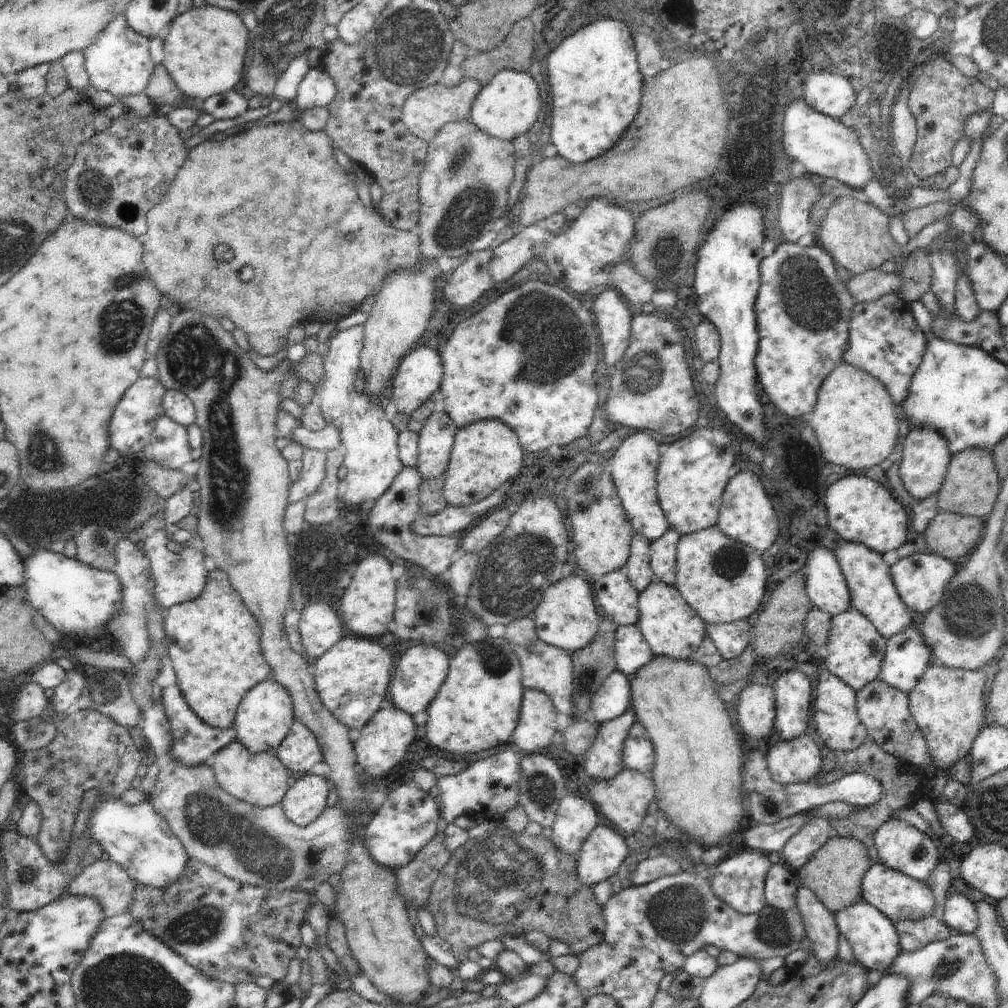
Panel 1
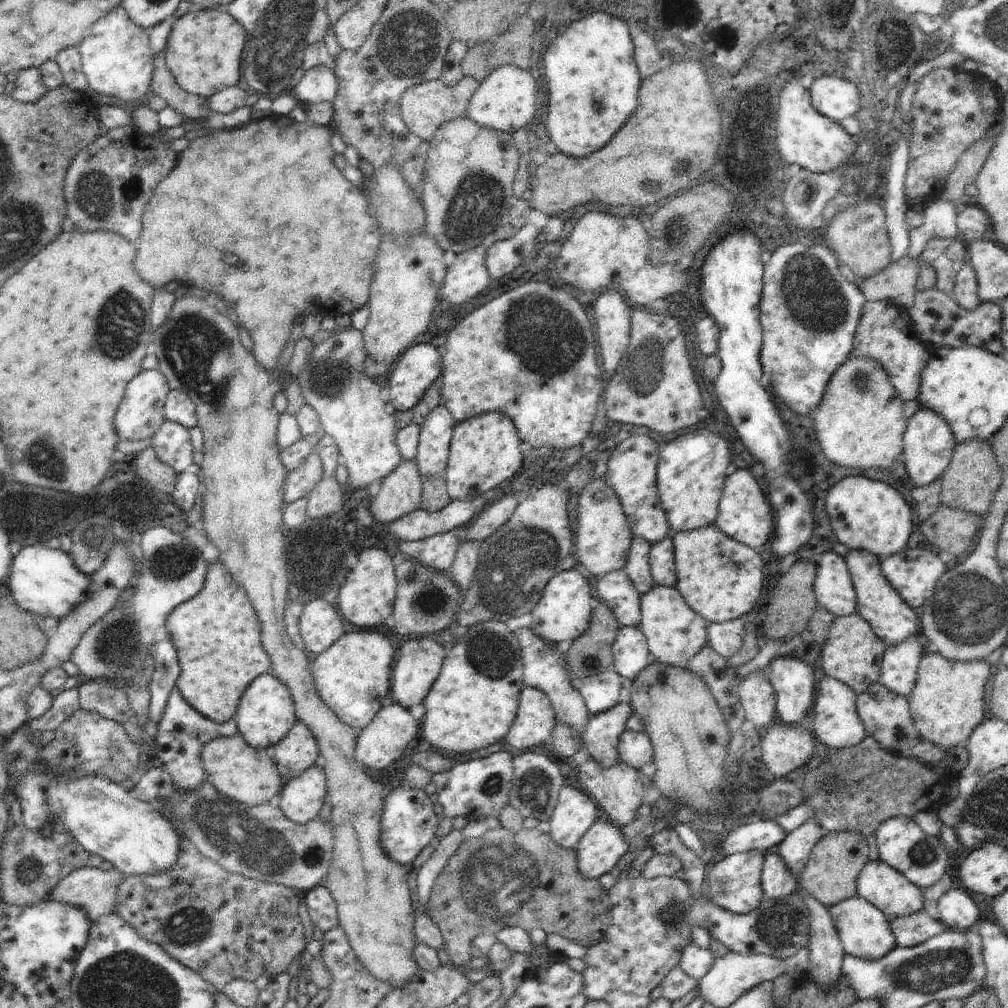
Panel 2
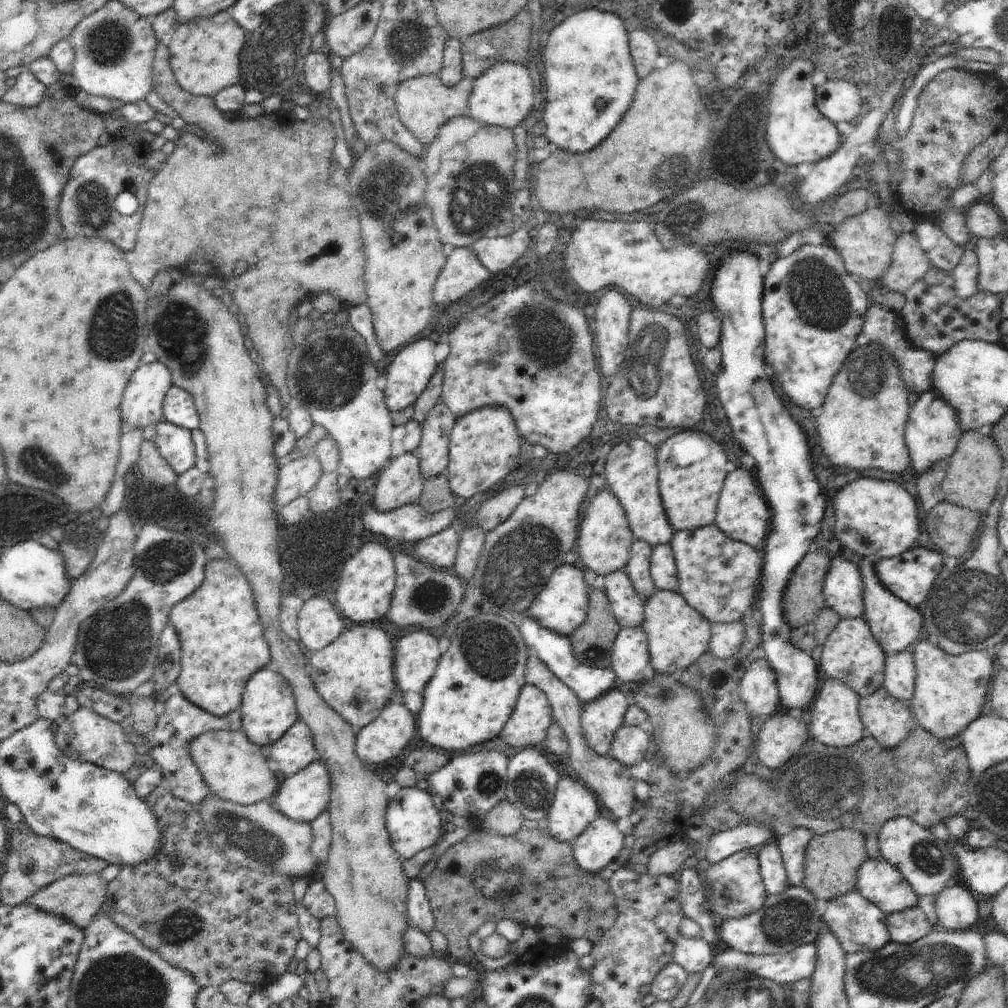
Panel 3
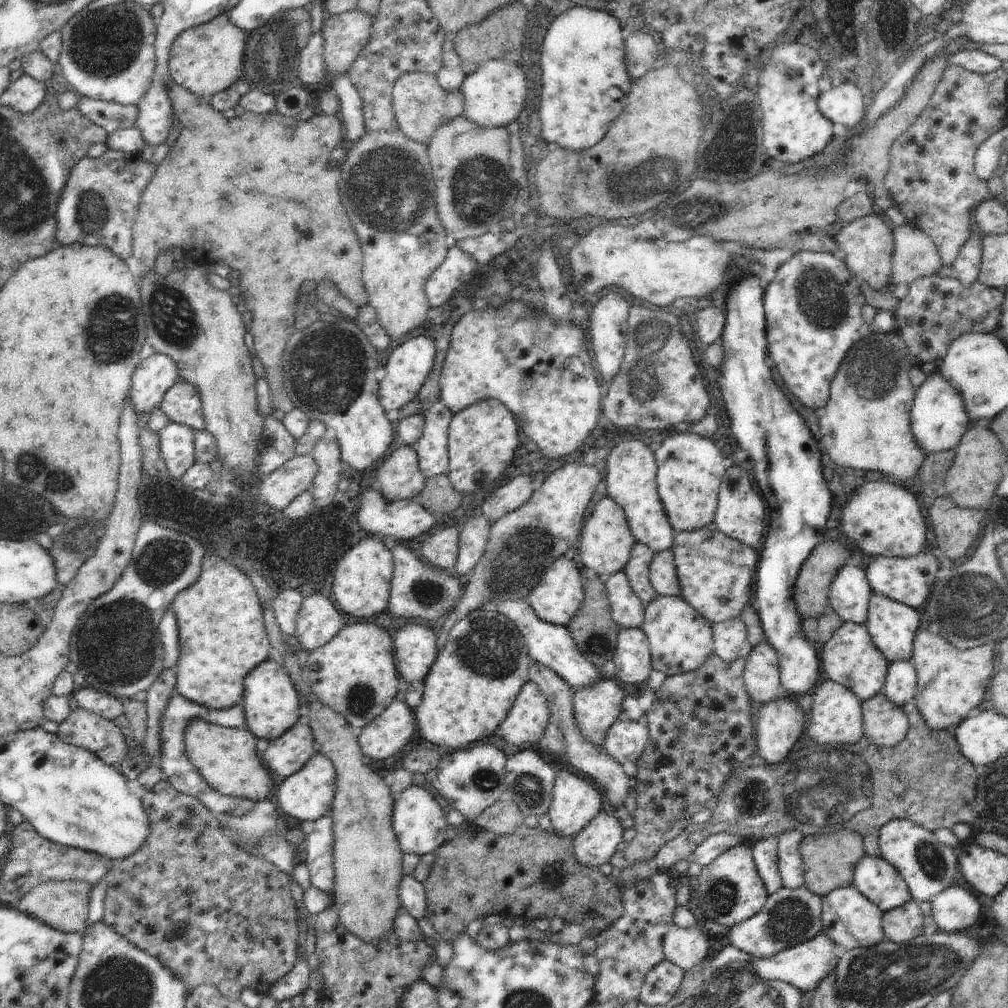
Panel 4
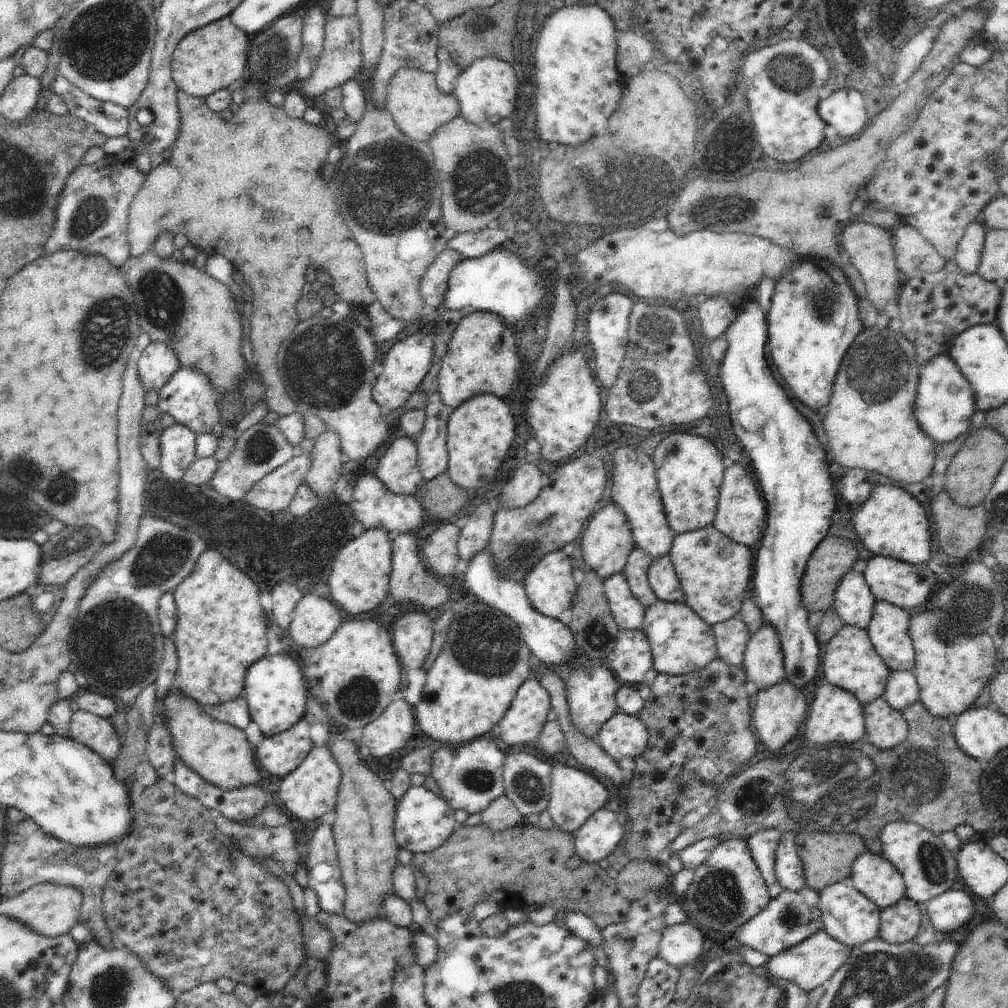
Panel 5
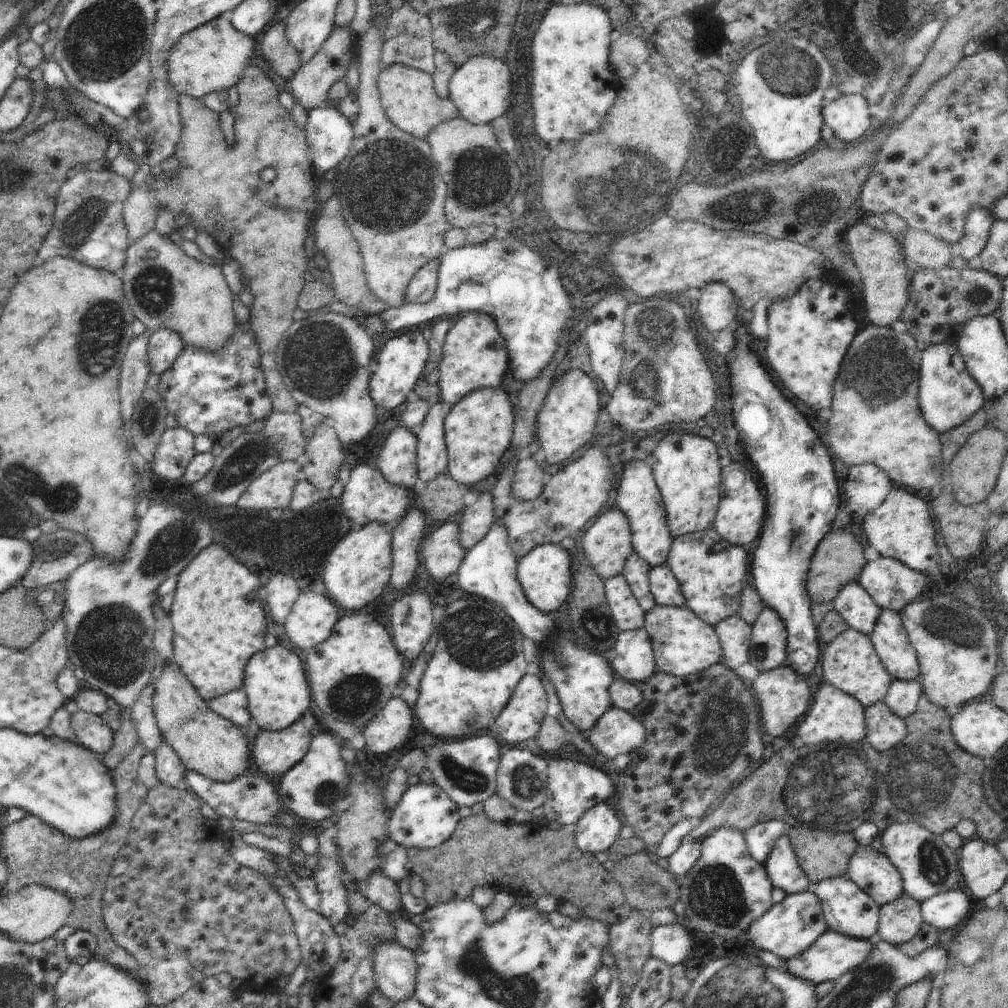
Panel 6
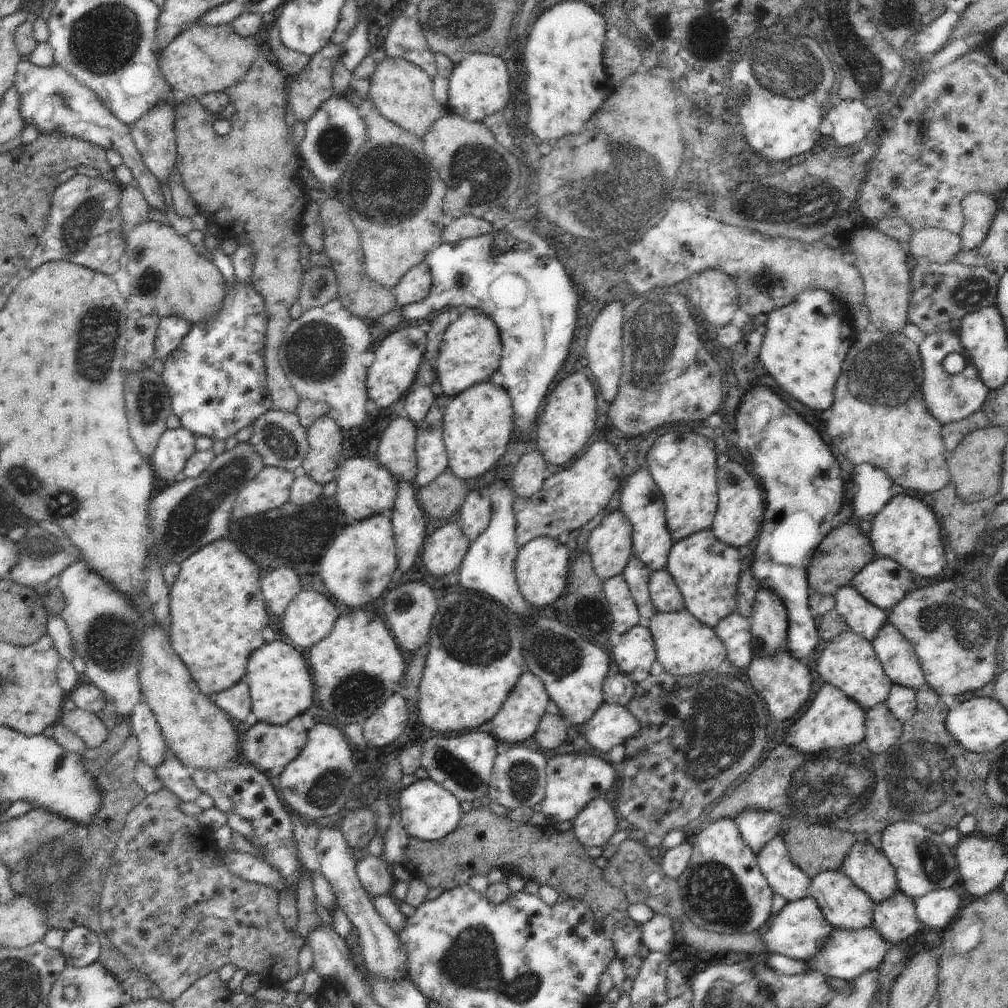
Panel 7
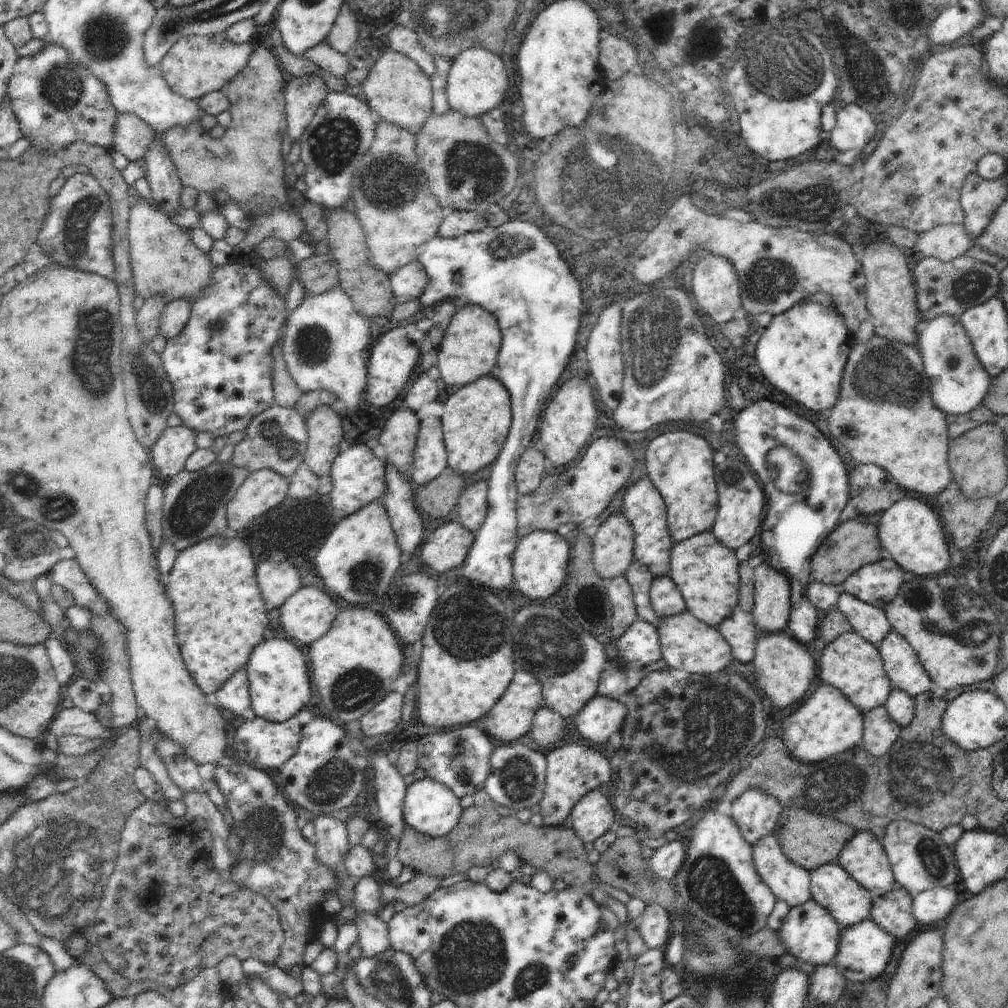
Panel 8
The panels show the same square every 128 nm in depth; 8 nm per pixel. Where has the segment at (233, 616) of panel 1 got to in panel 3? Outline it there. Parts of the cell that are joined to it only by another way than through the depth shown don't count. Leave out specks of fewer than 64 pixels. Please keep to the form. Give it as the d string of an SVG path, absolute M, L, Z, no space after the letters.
M209 560L205 566L205 577L202 584L190 595L187 596L182 602L179 602L174 606L169 614L169 622L176 629L180 646L181 646L181 671L176 679L176 682L166 690L168 694L180 693L184 695L186 700L189 700L192 704L200 707L202 710L209 712L217 717L223 717L229 715L233 710L239 708L243 690L245 684L252 678L255 672L263 669L266 666L271 666L271 652L269 644L263 635L263 626L259 619L259 612L257 611L255 600L253 599L253 592L246 577L239 571L237 566L234 566L230 560Z

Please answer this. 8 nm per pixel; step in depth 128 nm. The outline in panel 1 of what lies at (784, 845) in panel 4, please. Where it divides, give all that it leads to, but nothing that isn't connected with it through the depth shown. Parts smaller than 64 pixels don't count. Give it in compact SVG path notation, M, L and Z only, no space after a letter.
M813 817L804 824L787 842L780 853L784 864L793 872L802 869L814 856L818 848L830 840L834 831L830 822L820 817Z

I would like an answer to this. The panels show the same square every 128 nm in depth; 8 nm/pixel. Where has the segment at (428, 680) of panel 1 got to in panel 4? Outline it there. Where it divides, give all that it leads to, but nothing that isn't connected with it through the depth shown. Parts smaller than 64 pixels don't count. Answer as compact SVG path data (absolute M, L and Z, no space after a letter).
M412 624L393 637L397 671L408 684L422 684L430 672L439 653L437 635L425 626Z

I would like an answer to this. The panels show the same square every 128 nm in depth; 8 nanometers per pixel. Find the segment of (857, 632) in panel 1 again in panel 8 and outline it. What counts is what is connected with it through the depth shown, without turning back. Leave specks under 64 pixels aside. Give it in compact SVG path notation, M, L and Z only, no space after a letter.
M854 630L841 634L826 645L817 666L818 678L822 679L823 684L835 686L842 691L843 695L863 713L884 705L893 689L891 680L883 669L877 646Z

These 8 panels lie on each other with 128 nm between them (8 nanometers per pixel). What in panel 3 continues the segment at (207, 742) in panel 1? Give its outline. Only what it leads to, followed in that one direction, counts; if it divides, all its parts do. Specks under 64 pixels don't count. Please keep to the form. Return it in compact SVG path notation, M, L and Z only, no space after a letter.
M174 693L167 698L164 712L157 717L153 730L154 744L151 756L161 770L163 777L170 783L169 791L176 797L186 800L195 806L208 798L209 786L205 783L198 765L192 760L190 743L208 731L239 731L241 729L240 709L233 710L229 715L217 717L184 698L183 694Z

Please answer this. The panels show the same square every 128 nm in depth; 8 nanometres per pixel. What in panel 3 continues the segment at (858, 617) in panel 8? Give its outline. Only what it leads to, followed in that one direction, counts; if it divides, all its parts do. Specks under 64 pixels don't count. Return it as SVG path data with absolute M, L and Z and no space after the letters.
M832 558L826 573L822 594L825 606L842 619L861 617L863 582L859 566L845 558Z

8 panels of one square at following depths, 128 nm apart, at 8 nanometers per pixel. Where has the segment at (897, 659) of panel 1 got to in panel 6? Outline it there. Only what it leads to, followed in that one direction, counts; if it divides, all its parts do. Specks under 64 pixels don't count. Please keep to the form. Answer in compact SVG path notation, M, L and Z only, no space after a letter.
M918 678L911 681L893 679L884 701L894 714L905 719L916 710L922 693L923 686Z

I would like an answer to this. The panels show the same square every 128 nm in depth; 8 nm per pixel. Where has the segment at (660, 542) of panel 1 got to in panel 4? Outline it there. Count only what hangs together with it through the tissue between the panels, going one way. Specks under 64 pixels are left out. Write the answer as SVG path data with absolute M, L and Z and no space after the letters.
M673 550L656 553L651 562L649 579L658 595L681 596Z

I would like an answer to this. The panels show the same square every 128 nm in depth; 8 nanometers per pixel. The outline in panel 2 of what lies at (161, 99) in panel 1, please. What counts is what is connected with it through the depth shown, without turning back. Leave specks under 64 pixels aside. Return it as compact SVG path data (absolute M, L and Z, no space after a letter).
M161 53L154 60L154 73L151 80L150 91L164 98L168 107L174 108L176 112L184 114L185 118L194 128L196 120L203 120L212 110L208 104L208 98L194 95L183 90L174 79L172 72L167 68L165 54Z

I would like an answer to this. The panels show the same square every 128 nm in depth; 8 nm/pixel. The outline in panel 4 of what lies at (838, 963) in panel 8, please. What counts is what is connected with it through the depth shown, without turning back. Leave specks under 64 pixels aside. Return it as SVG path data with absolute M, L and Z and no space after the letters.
M820 932L813 939L777 952L774 956L761 959L753 958L750 964L757 979L784 981L798 987L805 993L806 991L813 991L830 971L834 971L839 958L842 956L842 951L838 944L824 934L824 932Z

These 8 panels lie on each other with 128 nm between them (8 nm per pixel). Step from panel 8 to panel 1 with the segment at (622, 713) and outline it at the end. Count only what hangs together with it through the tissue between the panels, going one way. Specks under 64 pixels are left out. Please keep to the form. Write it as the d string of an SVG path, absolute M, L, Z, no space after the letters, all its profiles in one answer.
M633 738L624 740L622 758L625 768L650 773L655 764L655 747L649 738Z

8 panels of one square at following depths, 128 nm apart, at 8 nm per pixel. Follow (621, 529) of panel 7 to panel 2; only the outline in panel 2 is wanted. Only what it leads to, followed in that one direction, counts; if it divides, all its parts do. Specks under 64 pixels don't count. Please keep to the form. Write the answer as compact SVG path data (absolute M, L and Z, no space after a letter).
M594 478L580 490L578 498L578 528L576 528L576 560L595 577L623 569L631 550L633 533L616 492L606 486L605 478Z

